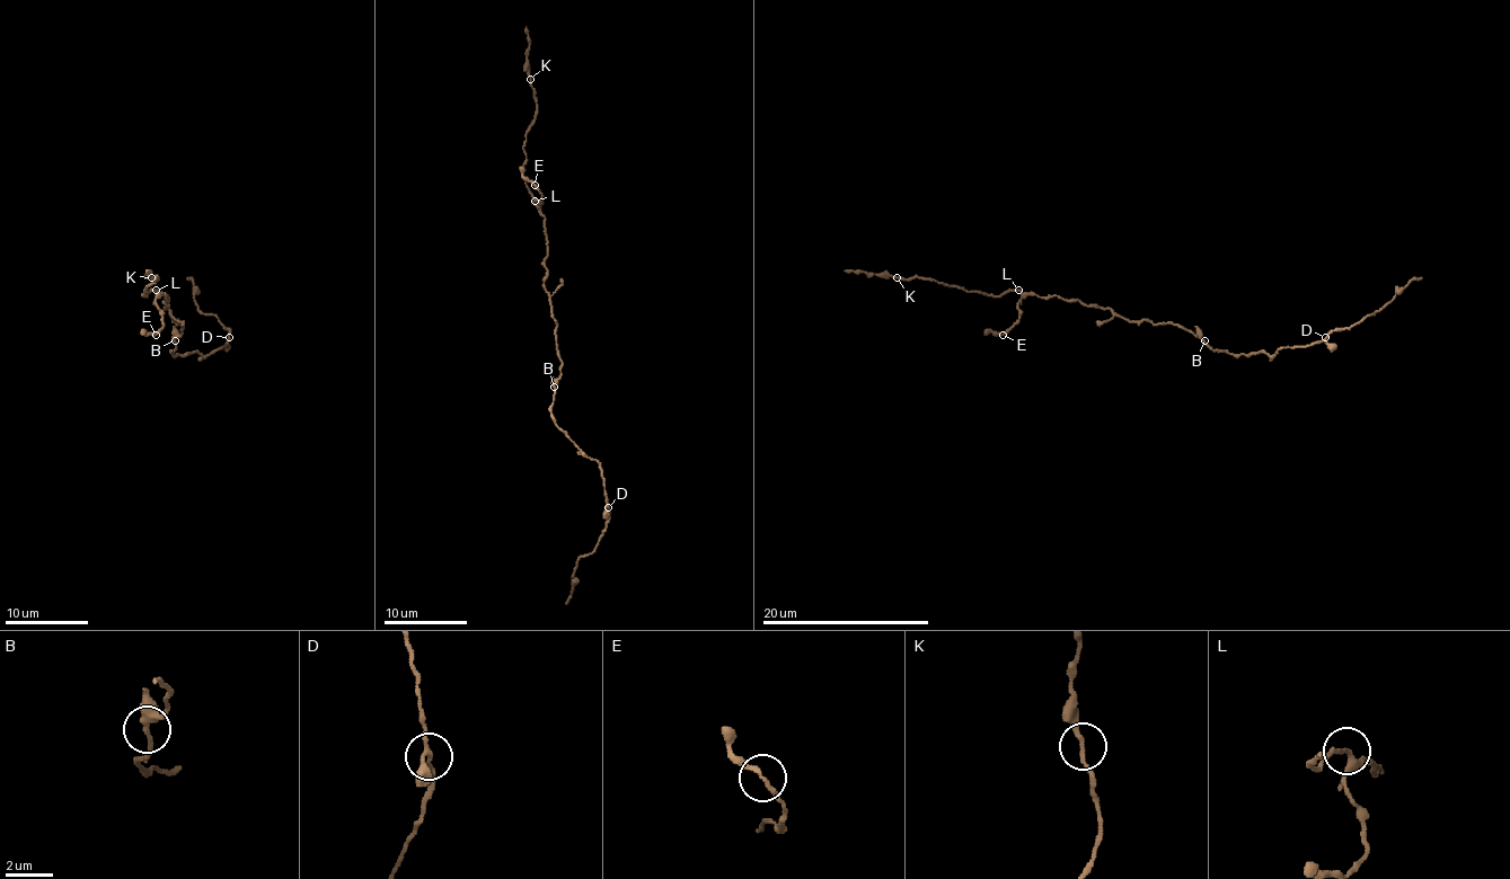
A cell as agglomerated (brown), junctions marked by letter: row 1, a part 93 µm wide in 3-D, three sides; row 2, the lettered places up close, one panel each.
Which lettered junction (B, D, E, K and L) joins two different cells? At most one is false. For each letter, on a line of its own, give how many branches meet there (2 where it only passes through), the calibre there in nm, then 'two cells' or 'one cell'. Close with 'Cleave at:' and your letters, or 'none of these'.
B: 3 branches meet; 240 nm thick; one cell
D: 3 branches meet; 140 nm thick; one cell
E: 2 branches meet; 200 nm thick; one cell
K: 2 branches meet; 180 nm thick; one cell
L: 3 branches meet; 150 nm thick; one cell
Cleave at: none of these

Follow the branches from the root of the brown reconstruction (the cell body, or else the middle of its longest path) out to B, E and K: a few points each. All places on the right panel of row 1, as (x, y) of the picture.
B: (1153, 323), (1175, 323), (1204, 340)
E: (1153, 323), (1123, 319), (1109, 309), (1077, 301), (1026, 294), (1018, 302), (1018, 319), (1001, 334)
K: (1153, 323), (1123, 319), (1109, 309), (1018, 290), (994, 296), (926, 277), (897, 277)

